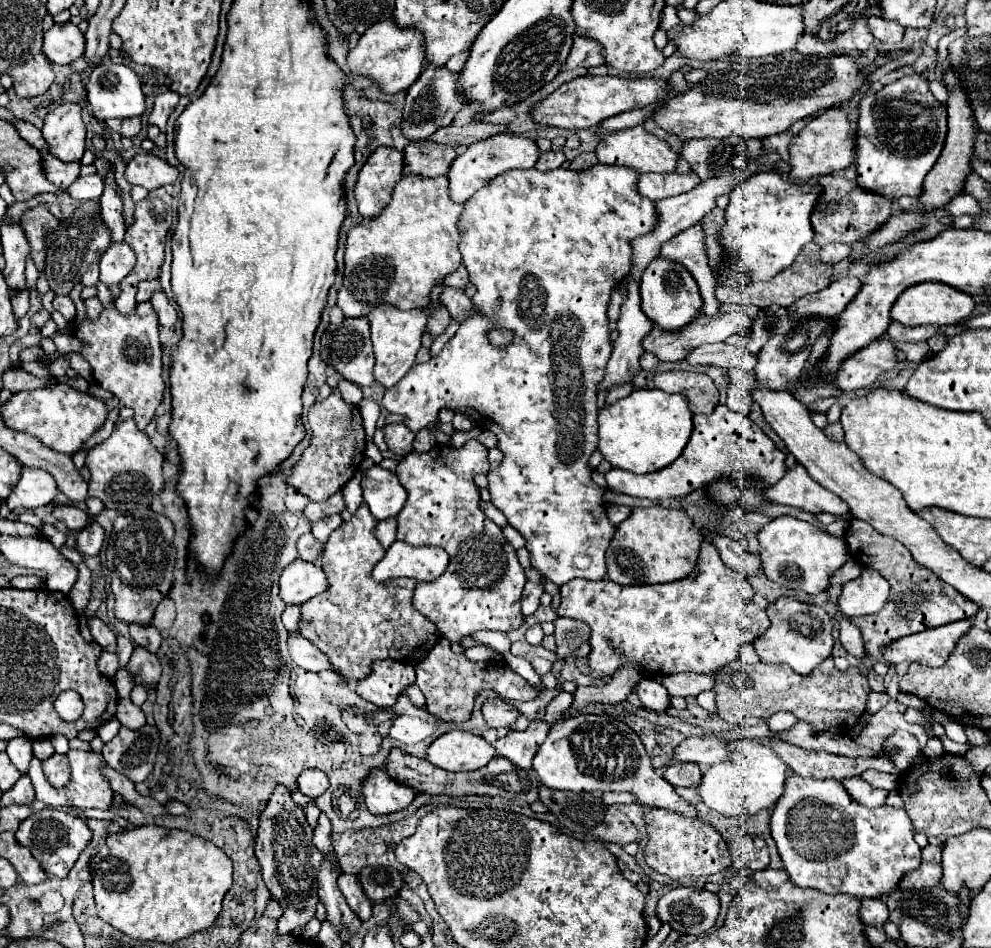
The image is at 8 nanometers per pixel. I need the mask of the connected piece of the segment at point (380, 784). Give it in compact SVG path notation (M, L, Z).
M374 770L362 786L366 806L372 814L390 814L406 808L414 800L414 790L410 786L394 782L384 770Z

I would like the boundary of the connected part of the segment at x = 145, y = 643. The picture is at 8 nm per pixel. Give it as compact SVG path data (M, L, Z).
M134 624L134 626L130 626L130 636L138 646L142 646L142 648L146 648L150 652L156 652L160 648L160 644L162 644L162 634L154 626L138 626L138 624Z

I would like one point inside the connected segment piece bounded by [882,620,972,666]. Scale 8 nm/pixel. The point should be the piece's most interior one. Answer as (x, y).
(931, 648)

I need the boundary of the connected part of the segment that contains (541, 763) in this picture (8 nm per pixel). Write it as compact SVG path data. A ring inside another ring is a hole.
M578 714L554 724L532 760L532 770L544 786L554 790L576 792L572 786L580 786L580 792L632 792L642 806L664 808L686 818L698 818L694 806L684 806L684 800L676 794L674 786L654 772L638 734L616 718ZM574 734L578 734L580 740L574 742Z

